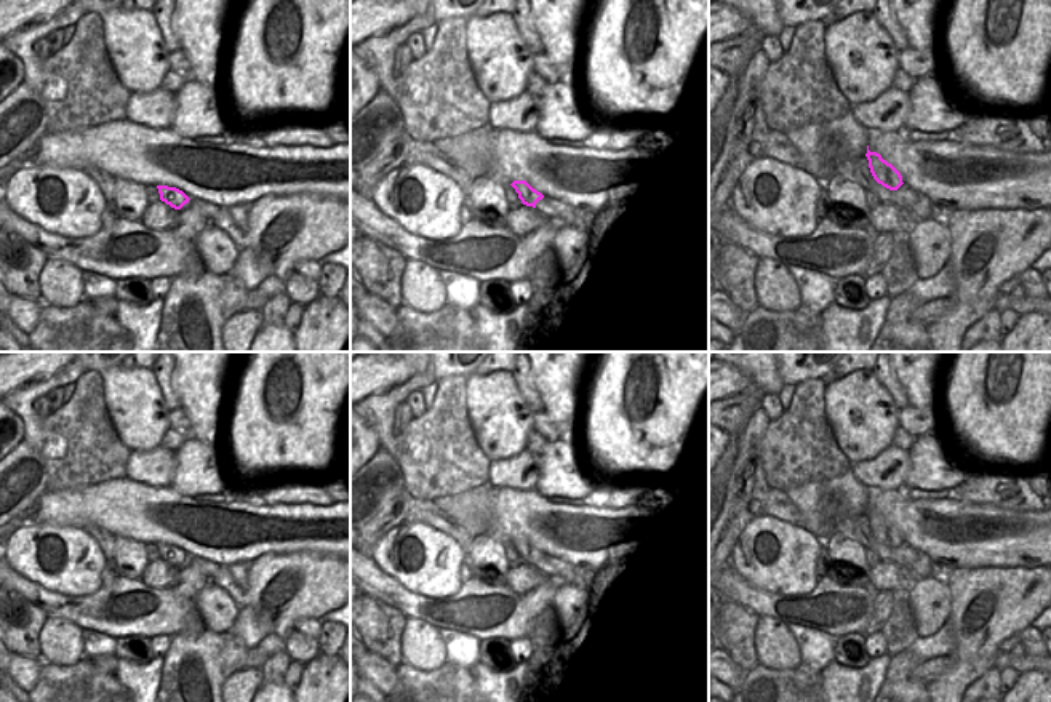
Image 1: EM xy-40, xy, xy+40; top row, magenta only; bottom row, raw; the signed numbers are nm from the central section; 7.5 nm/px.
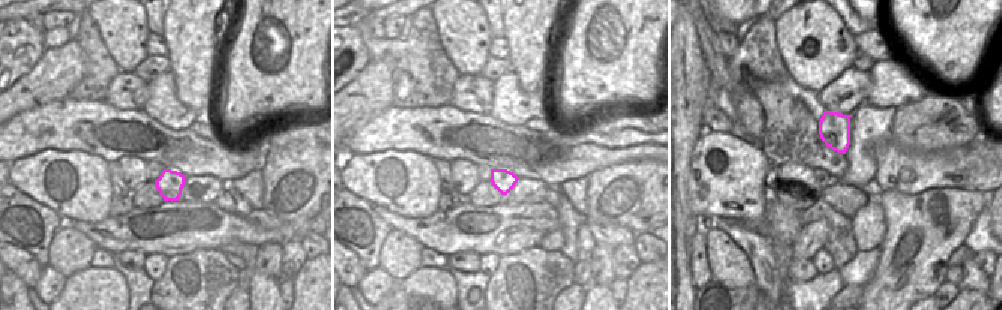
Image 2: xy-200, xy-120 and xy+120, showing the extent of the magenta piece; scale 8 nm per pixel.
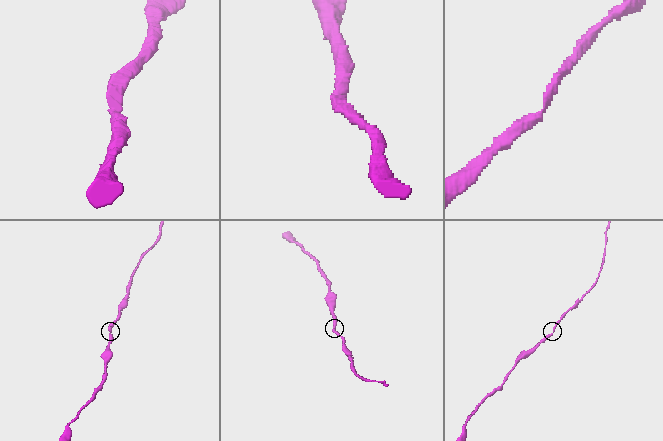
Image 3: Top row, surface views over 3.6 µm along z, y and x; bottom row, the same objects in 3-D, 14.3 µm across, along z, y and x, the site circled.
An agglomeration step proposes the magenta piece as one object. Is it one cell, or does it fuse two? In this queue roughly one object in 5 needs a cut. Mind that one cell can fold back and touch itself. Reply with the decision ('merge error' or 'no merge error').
no merge error

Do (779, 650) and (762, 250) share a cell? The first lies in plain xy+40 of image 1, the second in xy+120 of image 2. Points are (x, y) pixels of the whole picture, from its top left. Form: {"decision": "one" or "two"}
{"decision": "two"}

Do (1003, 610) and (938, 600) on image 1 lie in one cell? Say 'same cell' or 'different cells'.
different cells

